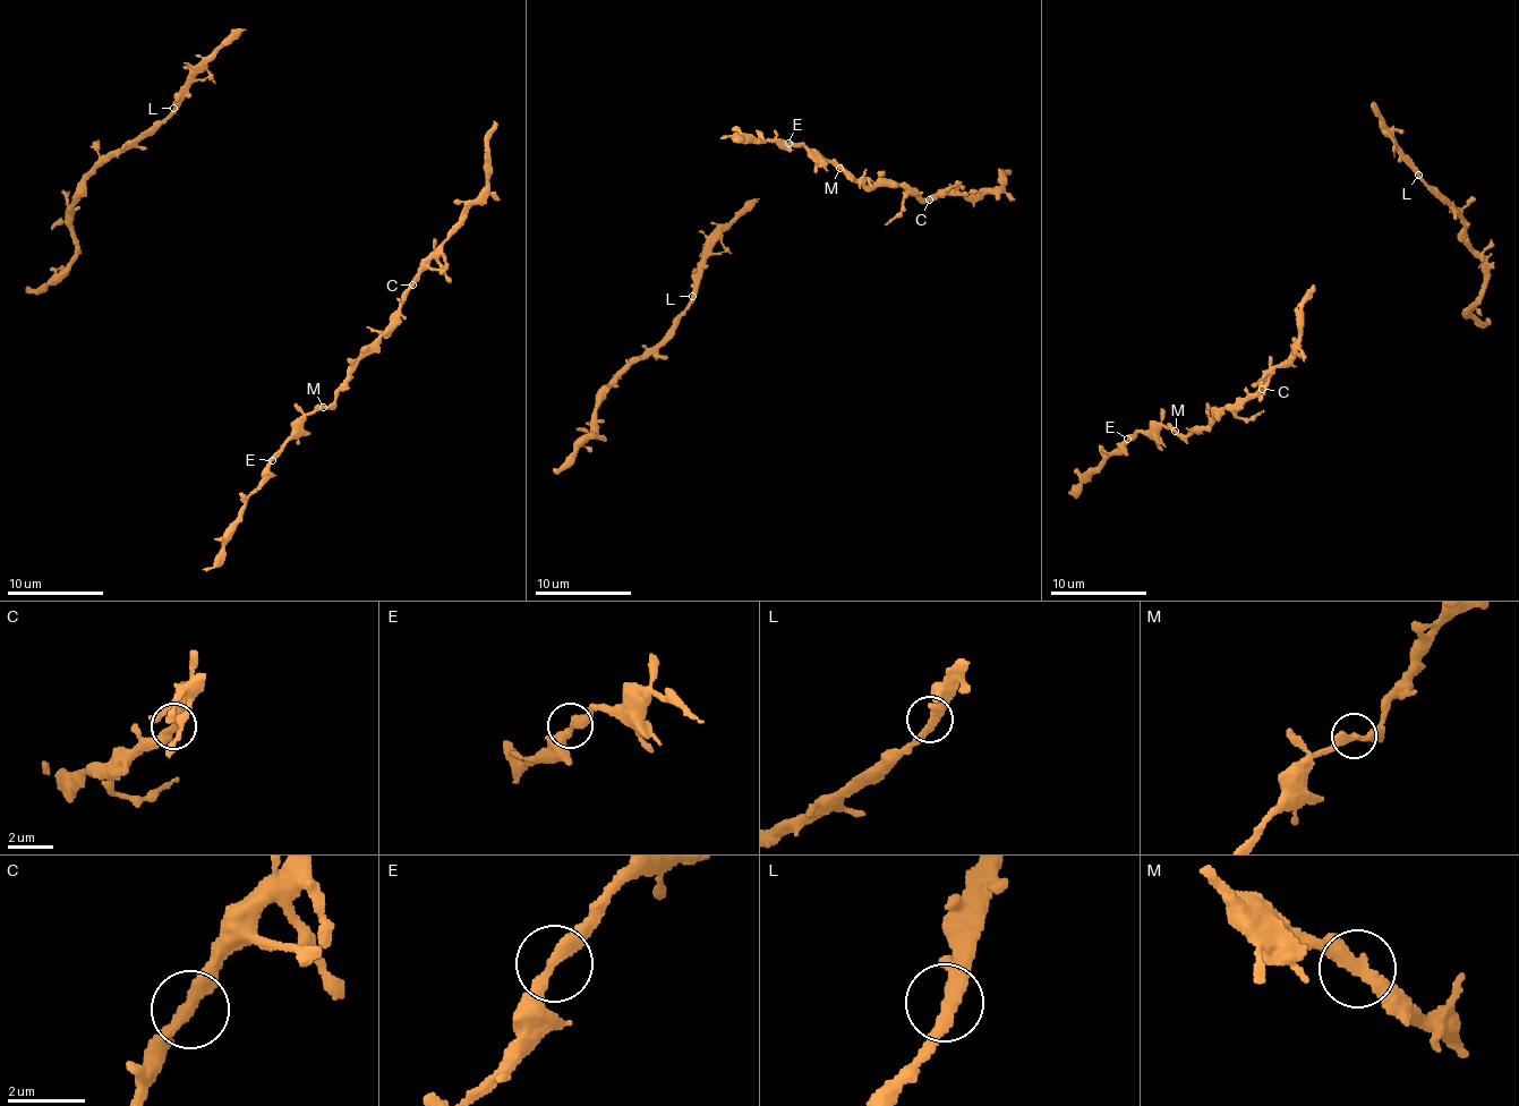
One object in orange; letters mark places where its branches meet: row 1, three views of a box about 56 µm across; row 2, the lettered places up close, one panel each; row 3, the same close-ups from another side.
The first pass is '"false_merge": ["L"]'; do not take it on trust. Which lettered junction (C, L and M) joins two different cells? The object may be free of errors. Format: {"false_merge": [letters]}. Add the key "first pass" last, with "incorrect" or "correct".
{"false_merge": [], "first pass": "incorrect"}

